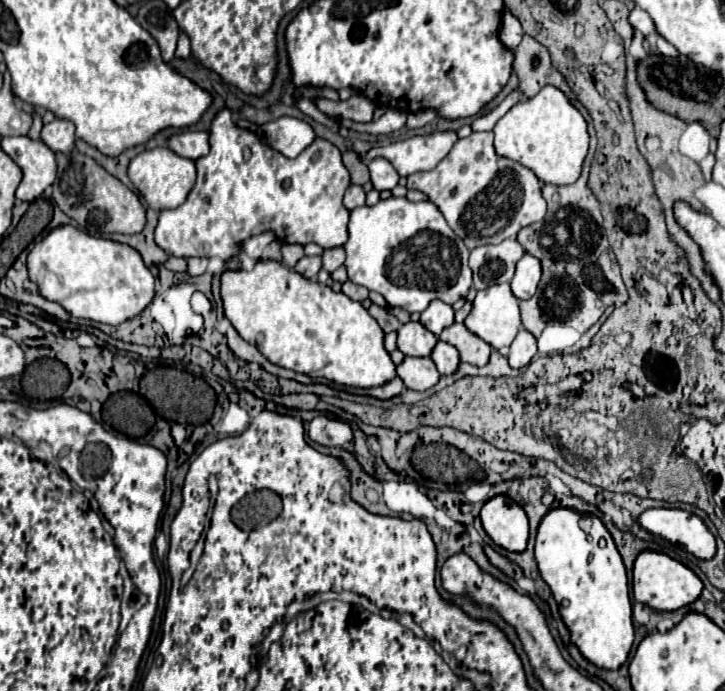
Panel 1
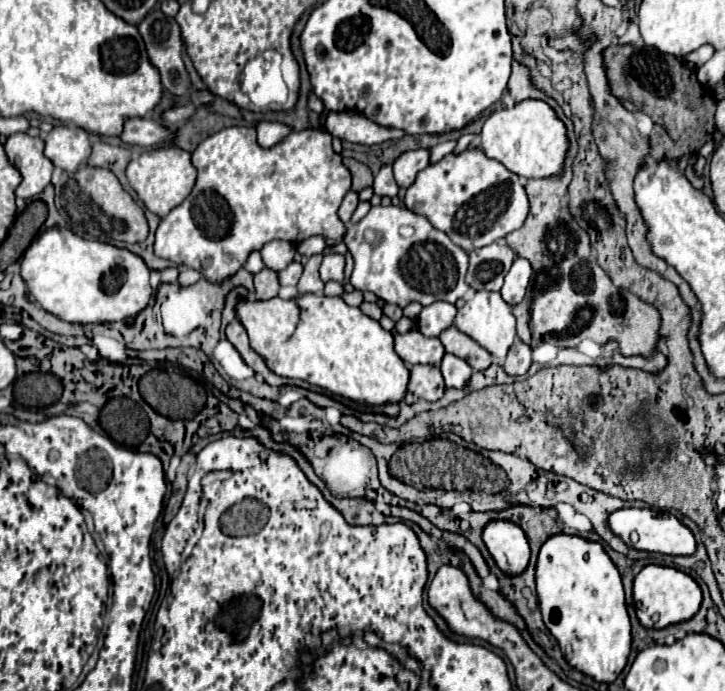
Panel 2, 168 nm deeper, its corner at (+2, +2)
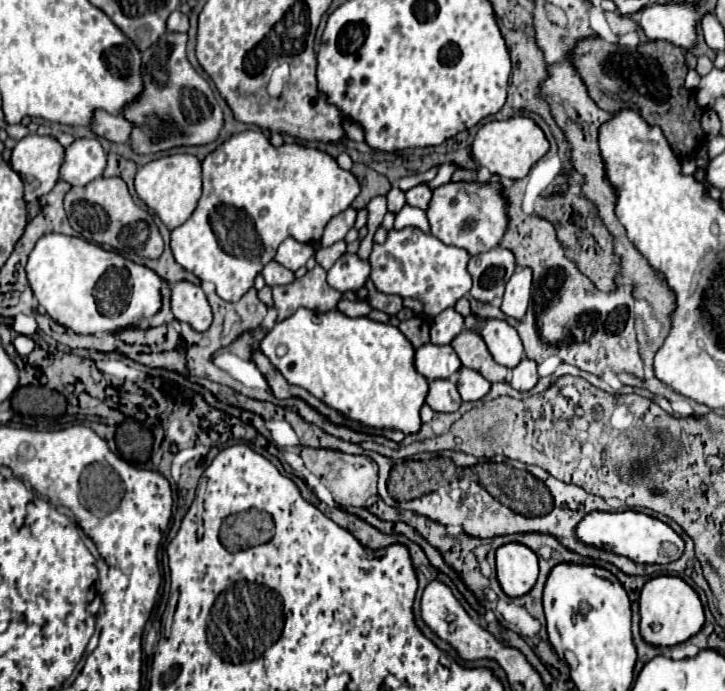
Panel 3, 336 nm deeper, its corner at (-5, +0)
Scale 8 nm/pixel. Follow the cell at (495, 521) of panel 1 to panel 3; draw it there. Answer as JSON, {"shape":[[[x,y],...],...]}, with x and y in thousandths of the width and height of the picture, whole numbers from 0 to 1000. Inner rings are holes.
{"shape":[[[701,786],[684,797],[684,829],[690,849],[701,864],[720,864],[739,844],[742,809],[728,792]]]}

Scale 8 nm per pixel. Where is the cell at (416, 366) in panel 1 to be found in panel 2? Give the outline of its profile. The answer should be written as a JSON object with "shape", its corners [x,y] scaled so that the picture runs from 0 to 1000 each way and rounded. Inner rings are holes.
{"shape":[[[570,528],[564,534],[564,566],[586,580],[603,580],[611,566],[614,554],[603,528]]]}

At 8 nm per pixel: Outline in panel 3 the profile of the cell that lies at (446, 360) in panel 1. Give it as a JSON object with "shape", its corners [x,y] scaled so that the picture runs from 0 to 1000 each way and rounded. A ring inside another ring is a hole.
{"shape":[[[634,534],[634,548],[632,548],[632,566],[637,572],[637,580],[662,580],[676,569],[679,554],[673,554],[659,537]]]}

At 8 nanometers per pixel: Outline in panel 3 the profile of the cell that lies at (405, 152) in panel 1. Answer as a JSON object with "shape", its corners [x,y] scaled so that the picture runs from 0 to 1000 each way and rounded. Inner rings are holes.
{"shape":[[[585,265],[568,271],[560,279],[560,294],[568,297],[568,300],[577,300],[577,302],[588,302],[590,294],[593,294],[593,288],[596,288],[596,276]]]}

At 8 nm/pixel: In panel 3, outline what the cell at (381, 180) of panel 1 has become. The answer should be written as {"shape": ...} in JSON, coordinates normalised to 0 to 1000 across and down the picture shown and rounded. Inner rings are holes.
{"shape":[[[541,271],[538,279],[532,282],[532,288],[535,288],[535,305],[538,305],[538,308],[549,308],[549,305],[560,297],[557,279],[554,279],[549,271]]]}

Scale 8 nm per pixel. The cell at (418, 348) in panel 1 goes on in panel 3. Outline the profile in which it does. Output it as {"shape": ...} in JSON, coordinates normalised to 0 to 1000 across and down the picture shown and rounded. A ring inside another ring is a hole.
{"shape":[[[596,499],[574,505],[574,534],[590,548],[618,548],[637,531],[632,514],[621,499]]]}

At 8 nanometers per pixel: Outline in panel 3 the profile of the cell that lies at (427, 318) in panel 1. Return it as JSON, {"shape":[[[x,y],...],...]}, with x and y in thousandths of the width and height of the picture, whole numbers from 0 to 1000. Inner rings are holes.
{"shape":[[[615,447],[607,456],[599,459],[596,476],[593,476],[593,488],[599,499],[618,499],[634,479],[640,470],[640,459],[634,453],[629,453],[626,447]]]}

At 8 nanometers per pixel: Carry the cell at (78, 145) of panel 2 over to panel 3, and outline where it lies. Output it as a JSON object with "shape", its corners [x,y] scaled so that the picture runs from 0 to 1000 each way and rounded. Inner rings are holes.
{"shape":[[[105,201],[97,213],[91,213],[91,230],[83,245],[83,256],[97,268],[121,268],[132,256],[141,256],[146,242],[146,221],[135,201]]]}

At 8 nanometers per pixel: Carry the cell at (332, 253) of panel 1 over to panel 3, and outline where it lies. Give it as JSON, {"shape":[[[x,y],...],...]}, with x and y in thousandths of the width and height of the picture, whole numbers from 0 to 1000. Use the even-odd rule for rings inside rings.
{"shape":[[[474,366],[461,386],[452,392],[452,412],[466,418],[469,424],[477,421],[494,421],[505,412],[510,401],[510,381],[497,375],[494,369]]]}

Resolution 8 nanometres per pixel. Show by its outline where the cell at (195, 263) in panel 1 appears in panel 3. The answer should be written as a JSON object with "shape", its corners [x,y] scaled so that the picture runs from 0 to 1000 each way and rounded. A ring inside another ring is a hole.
{"shape":[[[259,407],[237,412],[234,444],[243,465],[259,467],[273,482],[287,479],[292,470],[292,447],[279,415],[270,415]]]}

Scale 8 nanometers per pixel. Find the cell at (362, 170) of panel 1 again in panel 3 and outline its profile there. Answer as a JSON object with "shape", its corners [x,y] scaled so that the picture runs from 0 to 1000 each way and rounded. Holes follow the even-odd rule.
{"shape":[[[494,236],[494,239],[486,242],[486,250],[488,250],[488,256],[494,259],[494,265],[497,265],[497,271],[499,271],[497,282],[494,282],[494,285],[488,288],[488,294],[486,294],[486,300],[488,300],[491,305],[502,302],[502,300],[508,297],[508,291],[516,288],[519,282],[532,282],[532,279],[538,276],[538,271],[541,271],[538,262],[535,262],[530,253],[519,250],[519,247],[510,245],[508,239]]]}

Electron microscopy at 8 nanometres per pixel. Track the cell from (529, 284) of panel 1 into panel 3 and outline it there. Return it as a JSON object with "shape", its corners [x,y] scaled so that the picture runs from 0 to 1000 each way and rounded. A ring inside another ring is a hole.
{"shape":[[[714,386],[698,412],[698,424],[690,441],[692,453],[709,462],[720,462],[731,438],[731,412],[734,412],[734,392],[726,386]]]}

